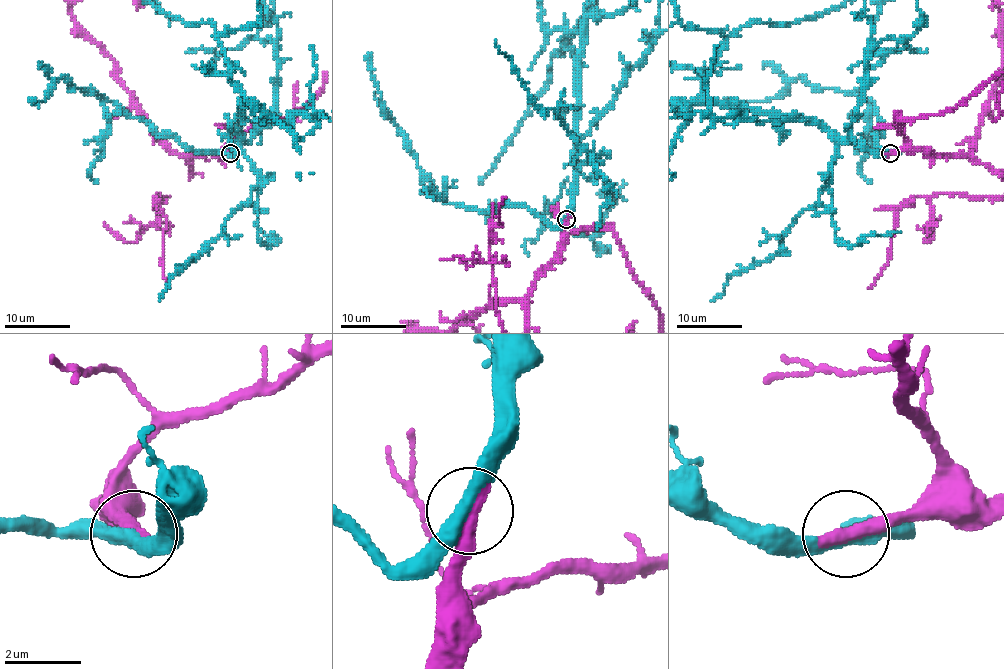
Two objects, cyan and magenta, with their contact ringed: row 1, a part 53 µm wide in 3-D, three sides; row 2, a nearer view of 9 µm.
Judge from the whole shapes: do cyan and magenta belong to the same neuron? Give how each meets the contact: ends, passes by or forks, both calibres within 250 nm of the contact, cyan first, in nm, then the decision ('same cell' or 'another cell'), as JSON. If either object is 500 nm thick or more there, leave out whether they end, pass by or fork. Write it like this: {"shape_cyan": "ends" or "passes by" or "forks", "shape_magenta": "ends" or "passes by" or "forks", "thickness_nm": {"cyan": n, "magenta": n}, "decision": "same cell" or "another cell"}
{"shape_cyan": "passes by", "shape_magenta": "ends", "thickness_nm": {"cyan": 360, "magenta": 460}, "decision": "same cell"}

